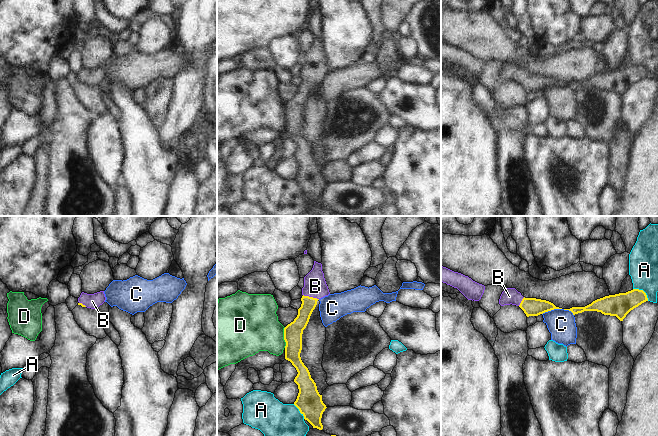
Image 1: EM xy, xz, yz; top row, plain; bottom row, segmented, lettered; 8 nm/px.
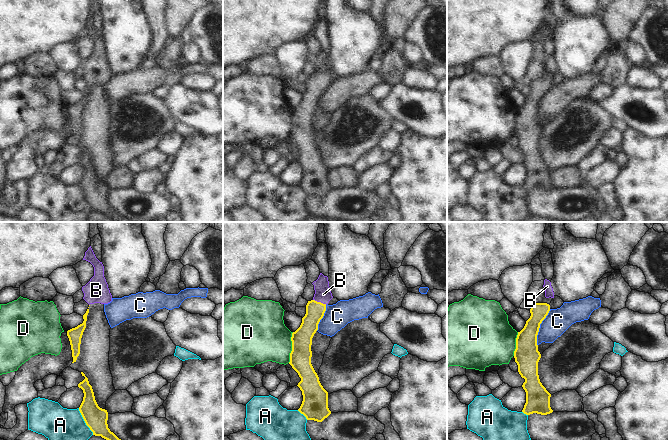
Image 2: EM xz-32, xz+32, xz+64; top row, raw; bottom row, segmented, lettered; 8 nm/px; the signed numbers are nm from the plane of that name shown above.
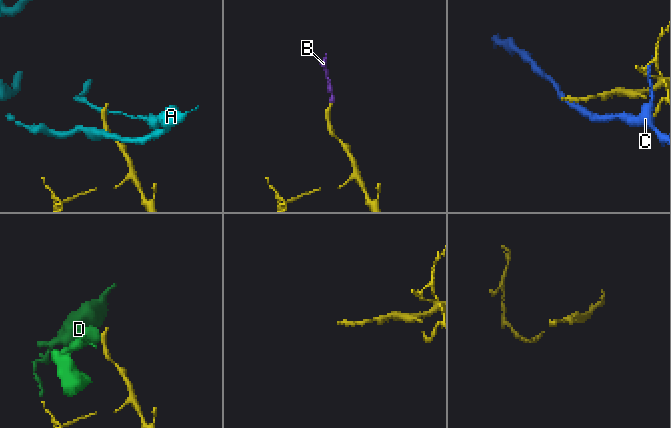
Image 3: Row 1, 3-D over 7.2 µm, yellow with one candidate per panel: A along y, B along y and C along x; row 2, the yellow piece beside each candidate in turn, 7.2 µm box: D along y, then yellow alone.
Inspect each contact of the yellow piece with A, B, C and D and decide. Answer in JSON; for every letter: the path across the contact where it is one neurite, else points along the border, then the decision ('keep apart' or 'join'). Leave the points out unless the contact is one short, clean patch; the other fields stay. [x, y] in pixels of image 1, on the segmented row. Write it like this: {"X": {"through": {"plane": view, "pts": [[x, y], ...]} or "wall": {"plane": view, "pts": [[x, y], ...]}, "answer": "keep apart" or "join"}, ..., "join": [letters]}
{"A": {"wall": {"plane": "yz", "pts": [[633, 288], [642, 290], [648, 300]]}, "answer": "keep apart"}, "B": {"through": {"plane": "xz", "pts": [[308, 304], [311, 297], [315, 286]]}, "answer": "join"}, "C": {"wall": {"plane": "yz", "pts": [[561, 308], [548, 310], [542, 314]]}, "answer": "keep apart"}, "D": {"wall": {"plane": "xz", "pts": [[285, 327], [284, 347]]}, "answer": "keep apart"}, "join": ["B"]}

